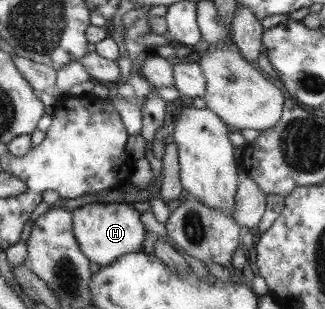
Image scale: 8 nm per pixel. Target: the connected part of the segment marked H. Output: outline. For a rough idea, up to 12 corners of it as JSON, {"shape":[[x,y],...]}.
{"shape":[[125,202],[72,210],[81,253],[102,268],[142,250],[146,231]]}

